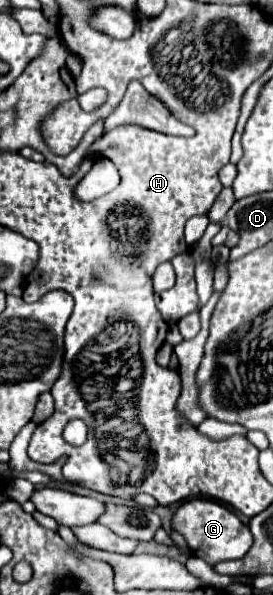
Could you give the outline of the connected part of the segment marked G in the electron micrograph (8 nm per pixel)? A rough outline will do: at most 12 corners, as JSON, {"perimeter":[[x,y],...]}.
{"perimeter":[[197,497],[172,527],[210,565],[252,547],[248,525],[226,505]]}

